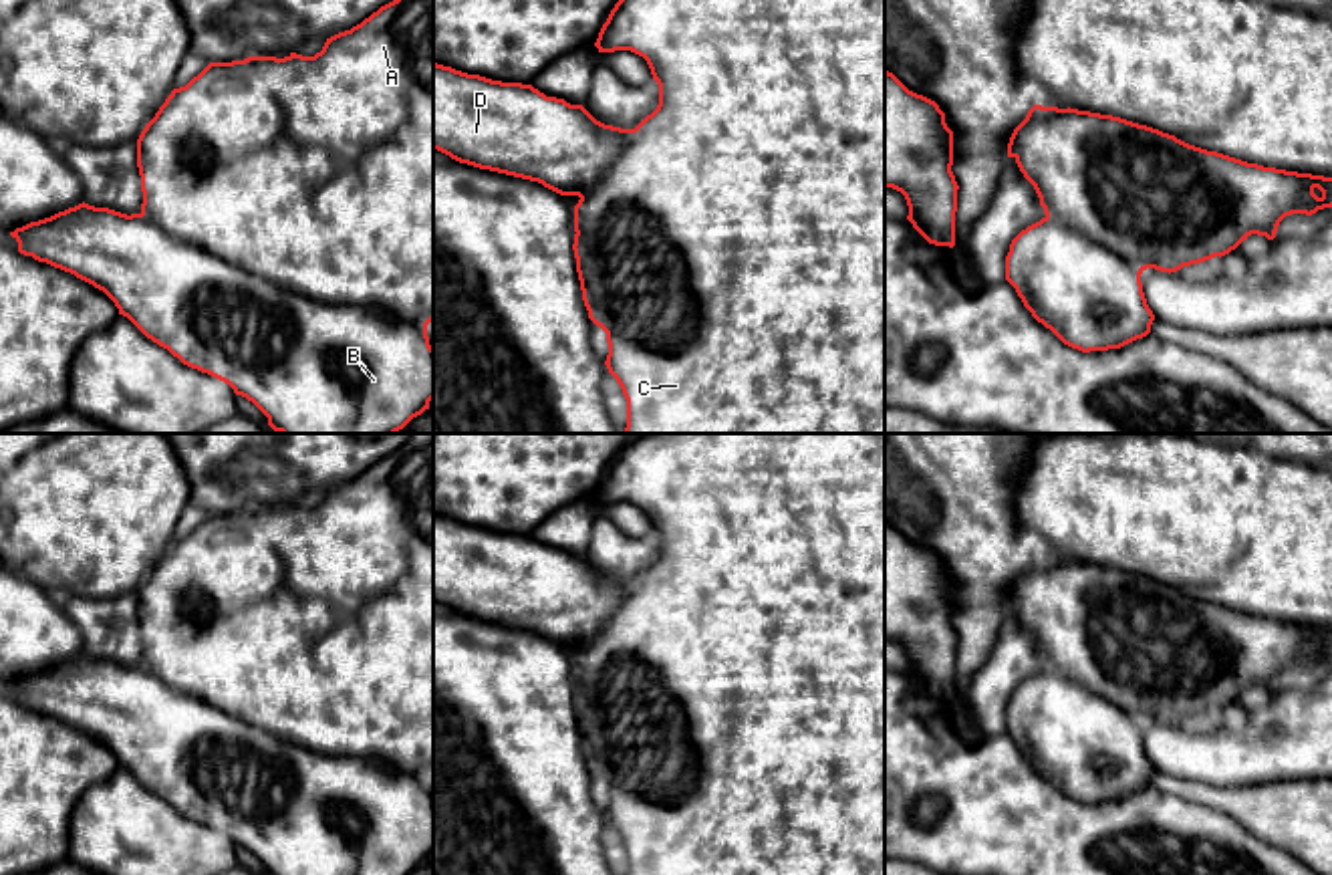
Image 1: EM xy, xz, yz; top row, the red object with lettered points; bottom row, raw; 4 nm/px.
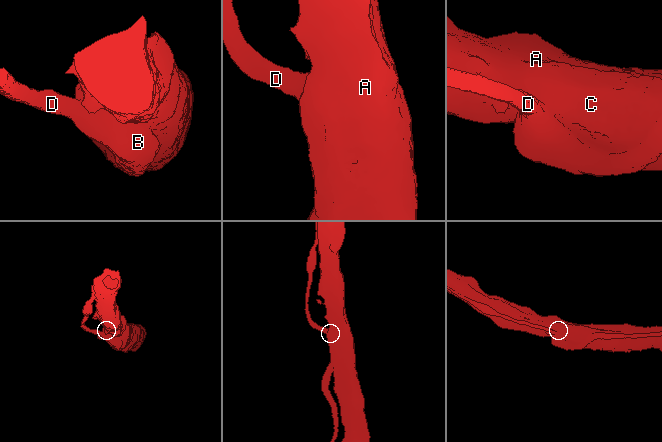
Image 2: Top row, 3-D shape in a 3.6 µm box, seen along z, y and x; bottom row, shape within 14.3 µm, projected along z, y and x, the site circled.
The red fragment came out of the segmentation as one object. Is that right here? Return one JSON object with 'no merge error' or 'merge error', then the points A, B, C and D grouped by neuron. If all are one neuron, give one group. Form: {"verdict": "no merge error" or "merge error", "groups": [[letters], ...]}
{"verdict": "merge error", "groups": [["A", "C"], ["B", "D"]]}

